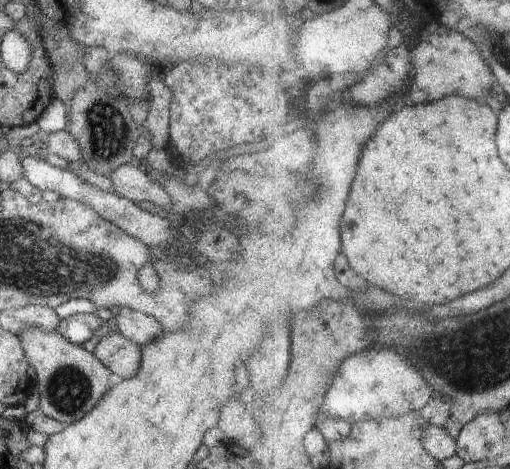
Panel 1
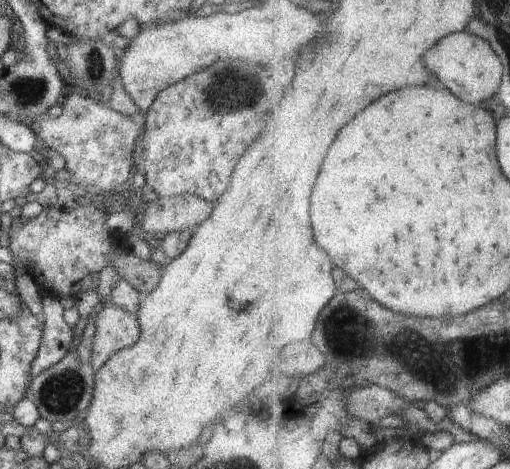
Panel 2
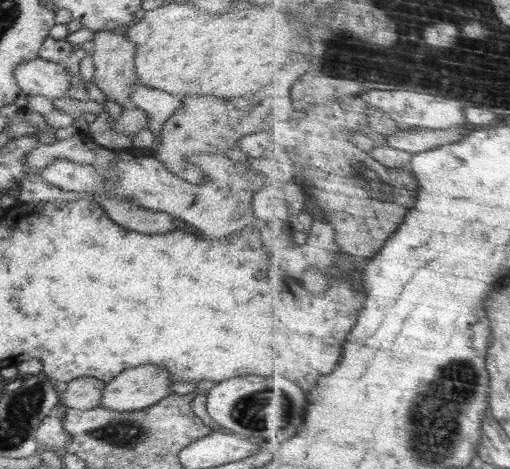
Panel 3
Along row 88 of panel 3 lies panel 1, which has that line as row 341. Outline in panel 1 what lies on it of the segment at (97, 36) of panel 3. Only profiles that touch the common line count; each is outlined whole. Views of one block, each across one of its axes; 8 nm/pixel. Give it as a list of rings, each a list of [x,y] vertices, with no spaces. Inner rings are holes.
[[[117,331],[102,337],[93,353],[100,363],[111,370],[116,380],[134,378],[141,367],[141,348]]]

